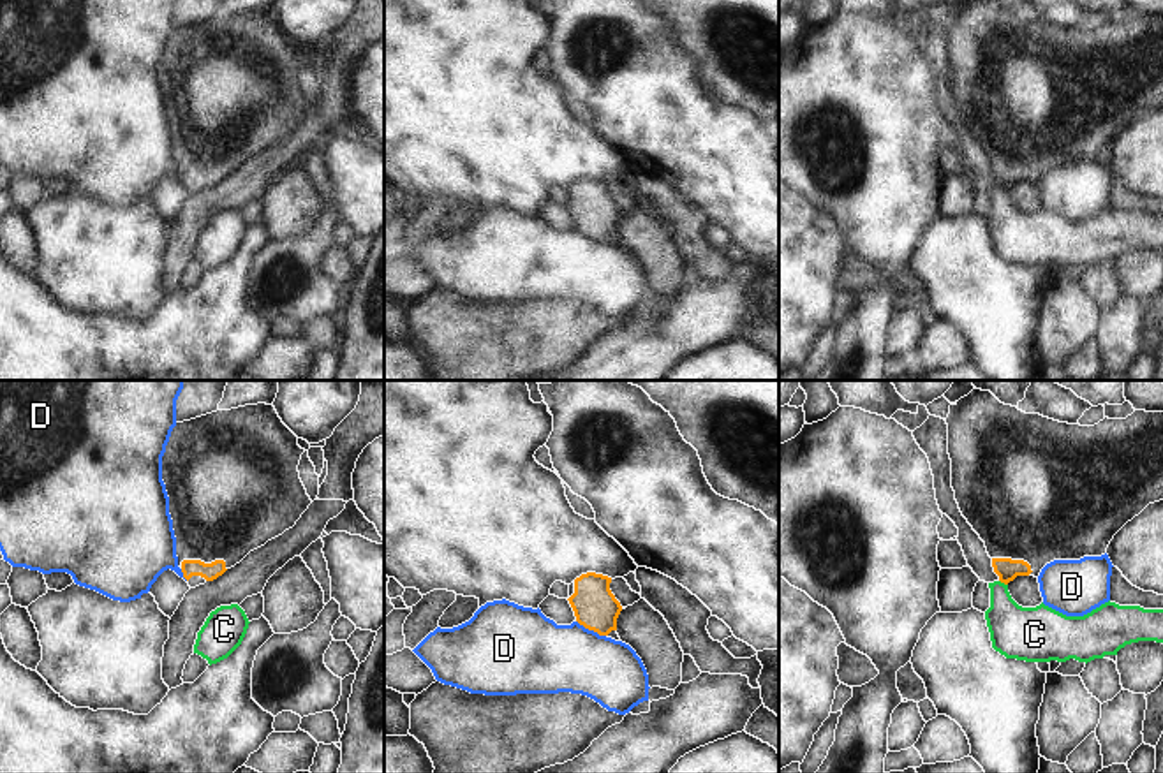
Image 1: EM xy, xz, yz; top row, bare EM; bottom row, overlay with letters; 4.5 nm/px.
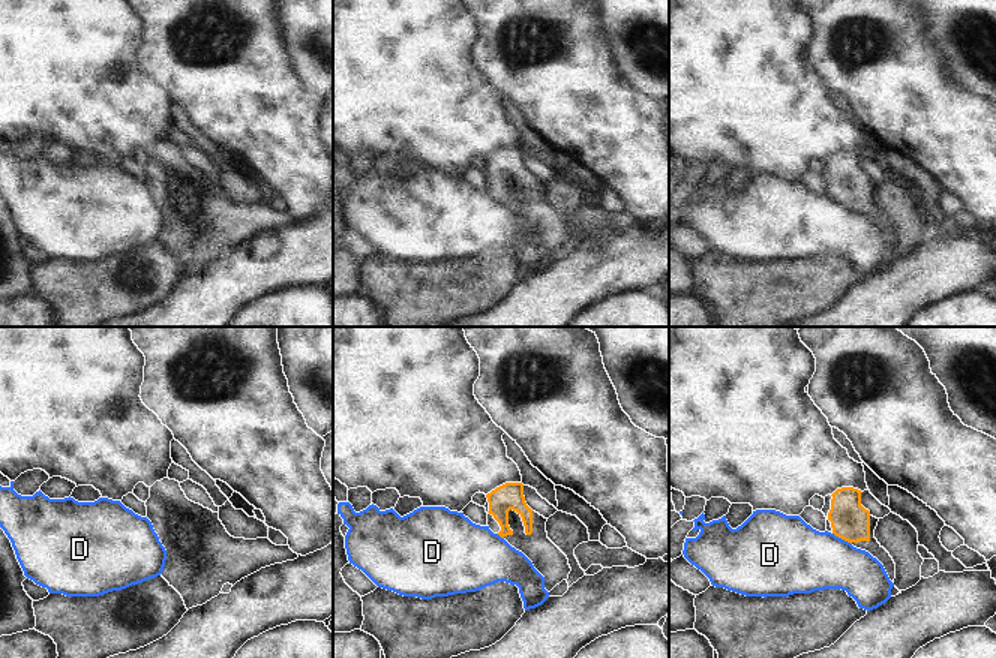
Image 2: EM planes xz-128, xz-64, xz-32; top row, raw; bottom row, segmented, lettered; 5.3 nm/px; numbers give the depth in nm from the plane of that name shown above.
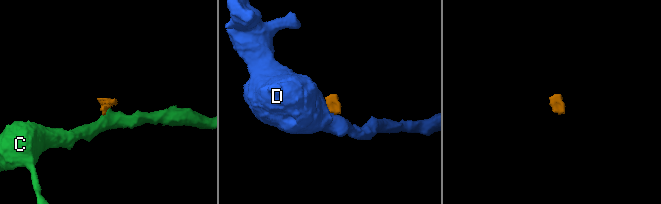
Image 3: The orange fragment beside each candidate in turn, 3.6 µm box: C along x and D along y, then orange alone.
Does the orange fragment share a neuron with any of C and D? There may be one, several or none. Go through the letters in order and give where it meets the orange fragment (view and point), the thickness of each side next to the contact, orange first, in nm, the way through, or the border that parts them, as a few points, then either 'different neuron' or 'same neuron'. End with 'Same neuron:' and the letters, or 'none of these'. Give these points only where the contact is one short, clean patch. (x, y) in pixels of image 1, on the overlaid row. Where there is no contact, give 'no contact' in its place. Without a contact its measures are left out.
C: contact yz (1003, 581); calibres 100 and 240 nm; border yz (1000, 580), (1007, 585); different neuron
D: contact xz (591, 629); calibres 200 and 320 nm; border xz (577, 620), (605, 636); different neuron
Same neuron: none of these

